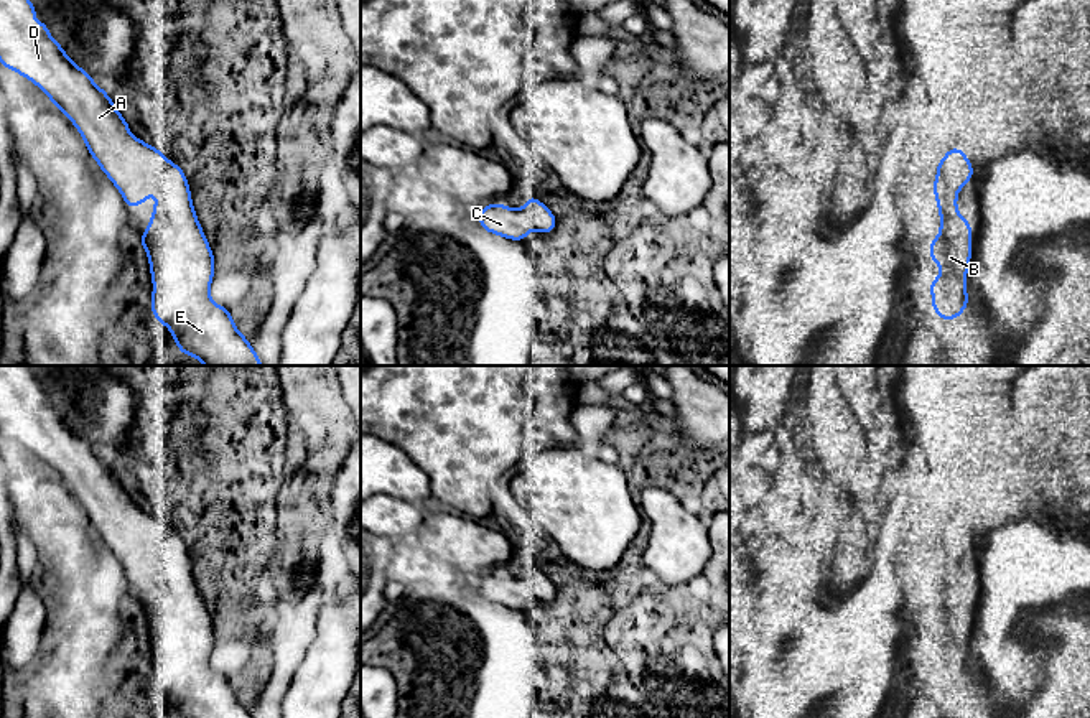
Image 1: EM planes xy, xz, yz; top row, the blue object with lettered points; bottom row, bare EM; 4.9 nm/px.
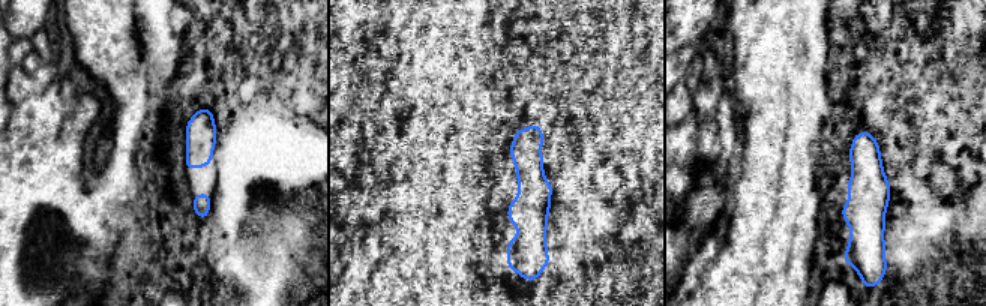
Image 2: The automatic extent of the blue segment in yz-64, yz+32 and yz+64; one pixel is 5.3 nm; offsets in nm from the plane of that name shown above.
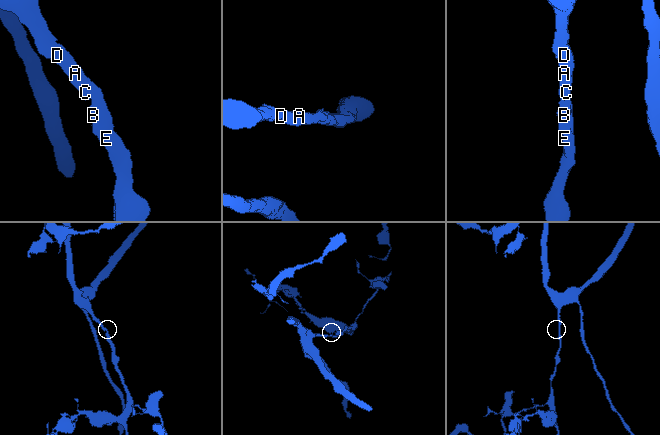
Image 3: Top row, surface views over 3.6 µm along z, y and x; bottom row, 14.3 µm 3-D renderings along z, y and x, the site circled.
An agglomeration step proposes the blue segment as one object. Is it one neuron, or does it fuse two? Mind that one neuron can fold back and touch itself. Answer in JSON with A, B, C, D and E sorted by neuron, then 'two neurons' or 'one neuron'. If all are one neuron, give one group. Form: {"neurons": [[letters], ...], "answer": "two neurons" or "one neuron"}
{"neurons": [["A", "B", "C", "D", "E"]], "answer": "one neuron"}

